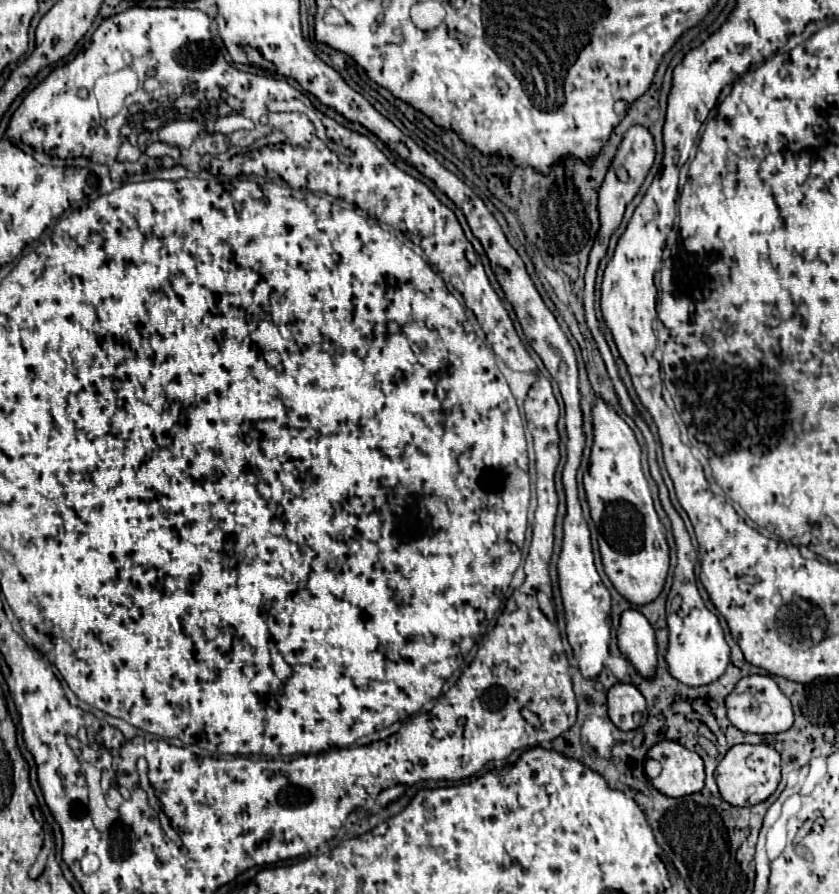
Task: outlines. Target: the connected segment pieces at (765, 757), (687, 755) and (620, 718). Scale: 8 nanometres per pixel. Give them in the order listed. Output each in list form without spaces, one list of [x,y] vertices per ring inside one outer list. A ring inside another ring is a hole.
[[[736,744],[728,750],[724,760],[716,768],[716,782],[722,798],[732,806],[754,806],[770,798],[780,782],[780,756],[772,746],[760,744]]]
[[[662,740],[648,750],[648,756],[662,764],[660,776],[650,780],[658,792],[670,798],[680,798],[702,790],[704,762],[696,752],[674,740]]]
[[[614,684],[610,690],[608,690],[608,716],[610,720],[620,728],[620,730],[636,730],[640,724],[634,722],[634,714],[640,712],[646,716],[646,700],[644,696],[632,686],[632,684]]]

